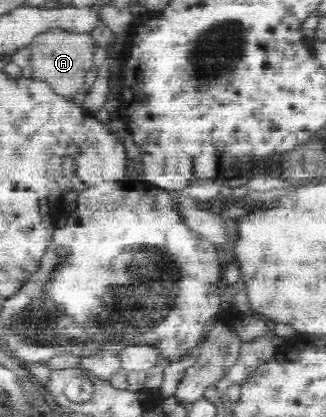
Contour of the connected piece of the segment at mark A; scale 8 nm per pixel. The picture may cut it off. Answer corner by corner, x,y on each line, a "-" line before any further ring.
52,27
37,33
29,43
32,78
47,83
58,95
70,98
83,91
83,82
90,69
94,69
96,43
90,33
78,33
63,27

